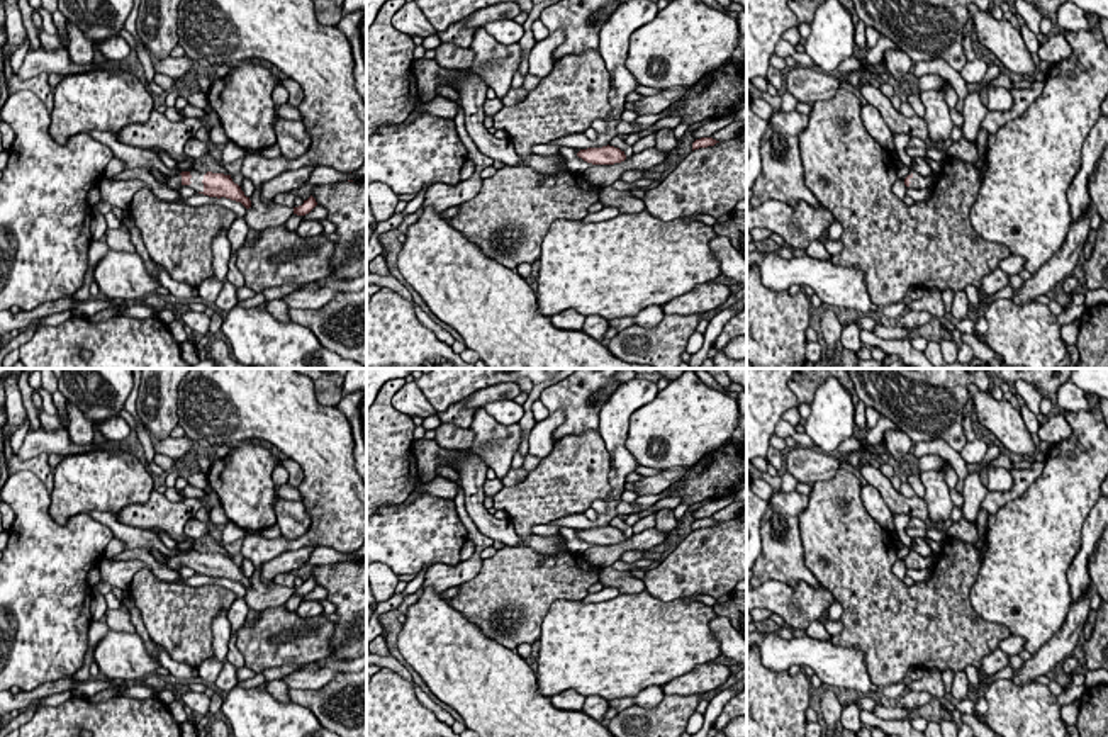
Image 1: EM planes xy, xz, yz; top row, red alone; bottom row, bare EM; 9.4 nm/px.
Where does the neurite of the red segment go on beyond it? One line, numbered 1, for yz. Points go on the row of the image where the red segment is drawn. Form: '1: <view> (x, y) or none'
1: yz (918, 182)

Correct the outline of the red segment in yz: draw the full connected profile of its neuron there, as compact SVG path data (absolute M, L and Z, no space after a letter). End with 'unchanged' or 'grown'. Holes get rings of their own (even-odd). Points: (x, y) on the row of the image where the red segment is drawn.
M909 170L908 177L904 178L904 185L908 188L933 188L935 187L935 180L940 177L938 172L932 172L930 177L921 177L920 173Z; grown

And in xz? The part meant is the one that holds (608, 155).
M609 144L602 148L580 149L577 156L592 165L614 165L626 160L624 151Z; unchanged

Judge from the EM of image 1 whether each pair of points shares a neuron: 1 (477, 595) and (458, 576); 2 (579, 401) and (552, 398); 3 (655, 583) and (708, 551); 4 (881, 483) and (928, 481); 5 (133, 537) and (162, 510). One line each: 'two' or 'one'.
1: two
2: one
3: one
4: two
5: two

